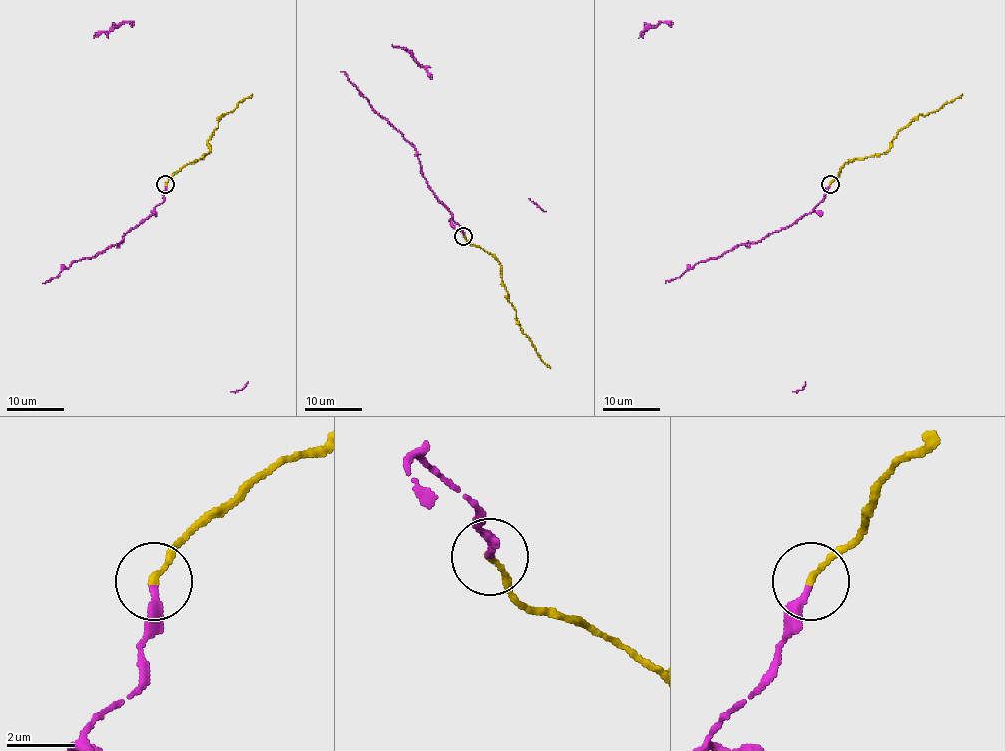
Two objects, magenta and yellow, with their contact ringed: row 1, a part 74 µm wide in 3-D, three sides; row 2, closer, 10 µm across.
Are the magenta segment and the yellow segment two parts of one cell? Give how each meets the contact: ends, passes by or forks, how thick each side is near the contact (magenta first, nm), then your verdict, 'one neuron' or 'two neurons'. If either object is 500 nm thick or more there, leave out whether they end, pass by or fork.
magenta ends there; yellow ends there; 240 nm thick on the magenta side, 170 nm on the other; two neurons

